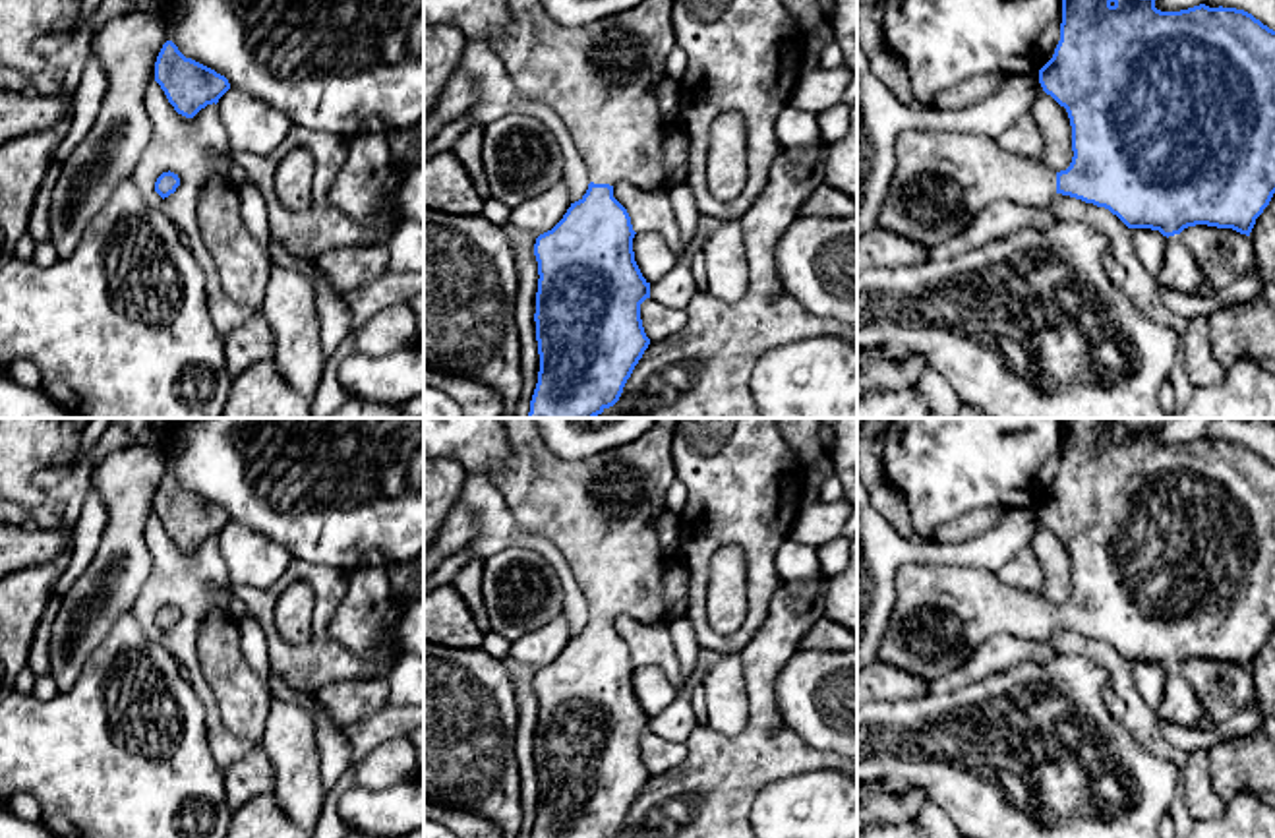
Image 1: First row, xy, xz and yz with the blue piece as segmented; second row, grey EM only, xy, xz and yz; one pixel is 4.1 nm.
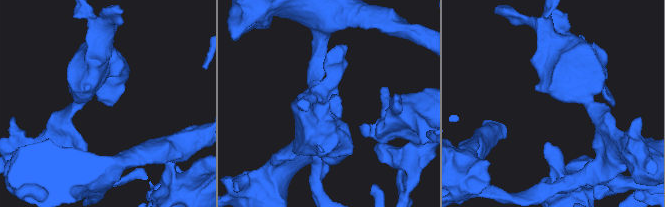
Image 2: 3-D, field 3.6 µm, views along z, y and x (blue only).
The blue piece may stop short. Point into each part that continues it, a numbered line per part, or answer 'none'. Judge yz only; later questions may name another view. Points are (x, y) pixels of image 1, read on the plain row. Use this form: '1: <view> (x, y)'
1: yz (943, 612)

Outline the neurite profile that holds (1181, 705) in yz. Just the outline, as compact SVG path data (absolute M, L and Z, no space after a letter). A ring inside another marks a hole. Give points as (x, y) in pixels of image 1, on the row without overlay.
M1180 668L1167 672L1163 701L1155 714L1163 722L1178 724L1184 728L1198 728L1205 716L1201 701L1198 699L1188 679L1182 675Z

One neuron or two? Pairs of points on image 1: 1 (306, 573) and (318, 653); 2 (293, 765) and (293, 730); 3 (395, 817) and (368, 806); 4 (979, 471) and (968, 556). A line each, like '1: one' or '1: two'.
1: one
2: one
3: one
4: two

